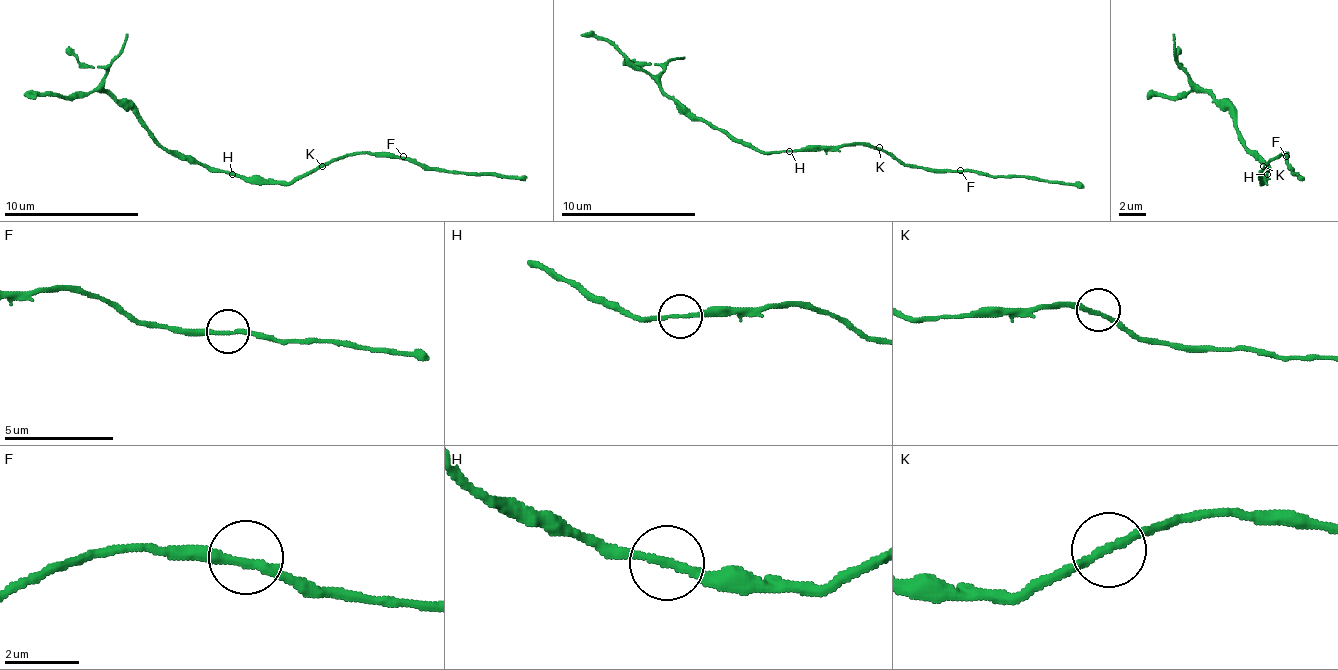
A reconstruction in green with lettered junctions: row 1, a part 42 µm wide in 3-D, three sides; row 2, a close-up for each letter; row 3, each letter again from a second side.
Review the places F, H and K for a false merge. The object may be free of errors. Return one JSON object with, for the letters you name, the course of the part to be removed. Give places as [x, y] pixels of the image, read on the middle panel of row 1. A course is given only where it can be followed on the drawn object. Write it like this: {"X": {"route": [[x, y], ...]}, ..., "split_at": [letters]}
{"split_at": []}

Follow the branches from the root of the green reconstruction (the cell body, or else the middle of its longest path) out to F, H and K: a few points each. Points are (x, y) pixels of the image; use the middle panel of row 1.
F: (808, 147), (866, 143), (886, 150), (906, 163), (933, 170), (960, 170)
H: (808, 147), (788, 150)
K: (808, 147), (849, 147), (852, 143), (879, 147)

